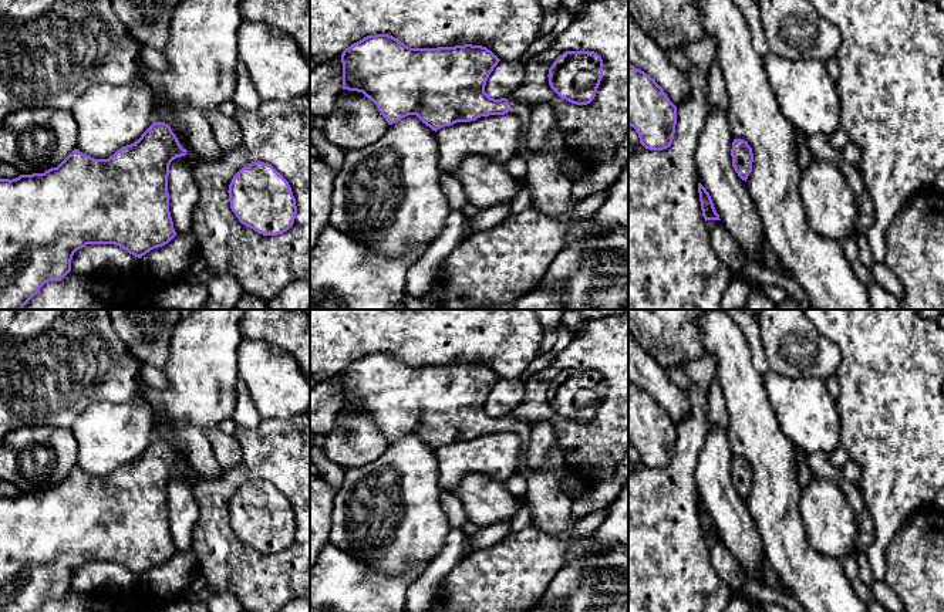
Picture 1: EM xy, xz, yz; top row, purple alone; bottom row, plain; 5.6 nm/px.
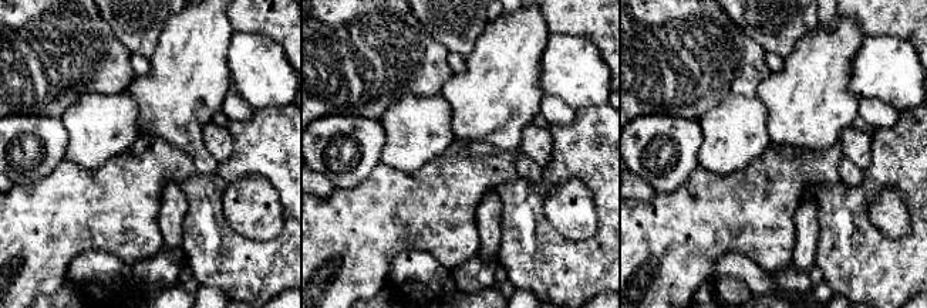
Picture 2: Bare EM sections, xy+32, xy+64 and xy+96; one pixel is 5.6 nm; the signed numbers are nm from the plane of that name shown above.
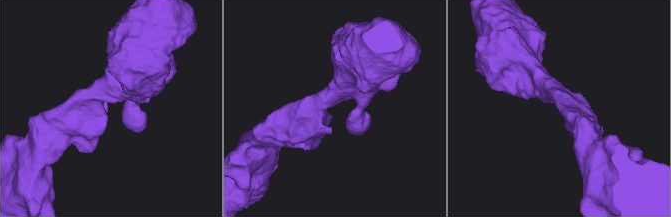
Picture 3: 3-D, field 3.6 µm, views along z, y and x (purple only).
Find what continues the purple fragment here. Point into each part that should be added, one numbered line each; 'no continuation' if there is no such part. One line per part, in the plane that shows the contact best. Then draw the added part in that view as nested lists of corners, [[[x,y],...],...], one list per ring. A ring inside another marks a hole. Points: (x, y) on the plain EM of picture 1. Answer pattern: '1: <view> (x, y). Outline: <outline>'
1: xz (513, 425). Outline: [[[512,415],[506,417],[508,417],[508,432],[516,433],[522,442],[522,452],[517,460],[516,474],[525,474],[527,463],[527,447],[530,443],[530,426],[527,426],[523,422],[519,422]]]

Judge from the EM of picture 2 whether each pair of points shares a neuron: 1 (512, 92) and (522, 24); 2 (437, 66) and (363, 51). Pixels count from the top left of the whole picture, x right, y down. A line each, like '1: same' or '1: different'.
1: same
2: same

